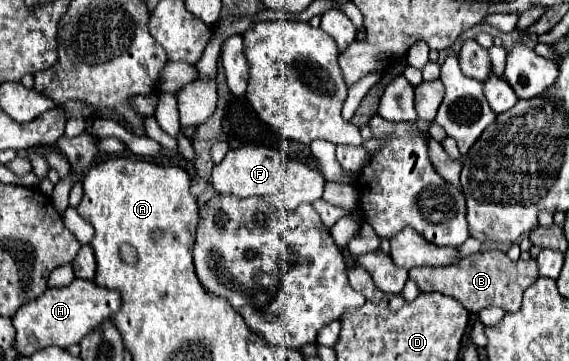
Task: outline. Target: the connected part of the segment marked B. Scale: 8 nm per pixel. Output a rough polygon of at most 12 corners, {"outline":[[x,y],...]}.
{"outline":[[503,251],[451,267],[413,267],[423,293],[457,299],[469,313],[515,313],[535,283],[535,259]]}

